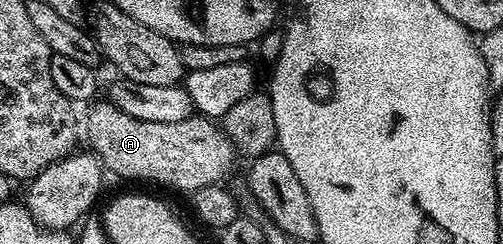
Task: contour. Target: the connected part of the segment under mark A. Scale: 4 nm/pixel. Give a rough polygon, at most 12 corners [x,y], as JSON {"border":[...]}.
{"border":[[99,102],[85,139],[110,174],[184,193],[230,177],[206,117],[141,121]]}

